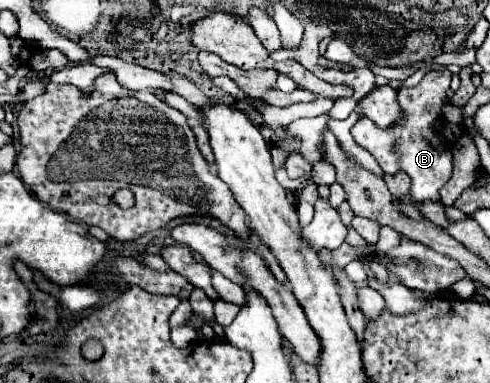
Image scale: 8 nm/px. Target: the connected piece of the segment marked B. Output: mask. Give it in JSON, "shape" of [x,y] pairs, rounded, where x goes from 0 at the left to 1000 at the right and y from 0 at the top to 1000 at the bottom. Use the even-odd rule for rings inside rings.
{"shape":[[[880,185],[871,191],[847,227],[814,227],[810,232],[810,264],[818,279],[818,311],[790,337],[769,332],[757,311],[737,305],[720,332],[716,352],[720,363],[745,384],[778,431],[786,452],[810,452],[827,446],[839,467],[839,499],[835,509],[810,520],[822,540],[851,540],[867,525],[900,530],[900,488],[920,467],[924,446],[924,379],[892,342],[896,311],[908,311],[904,274],[912,264],[912,232],[920,222],[920,191],[916,185]],[[802,373],[810,373],[810,399],[802,394]]]}

